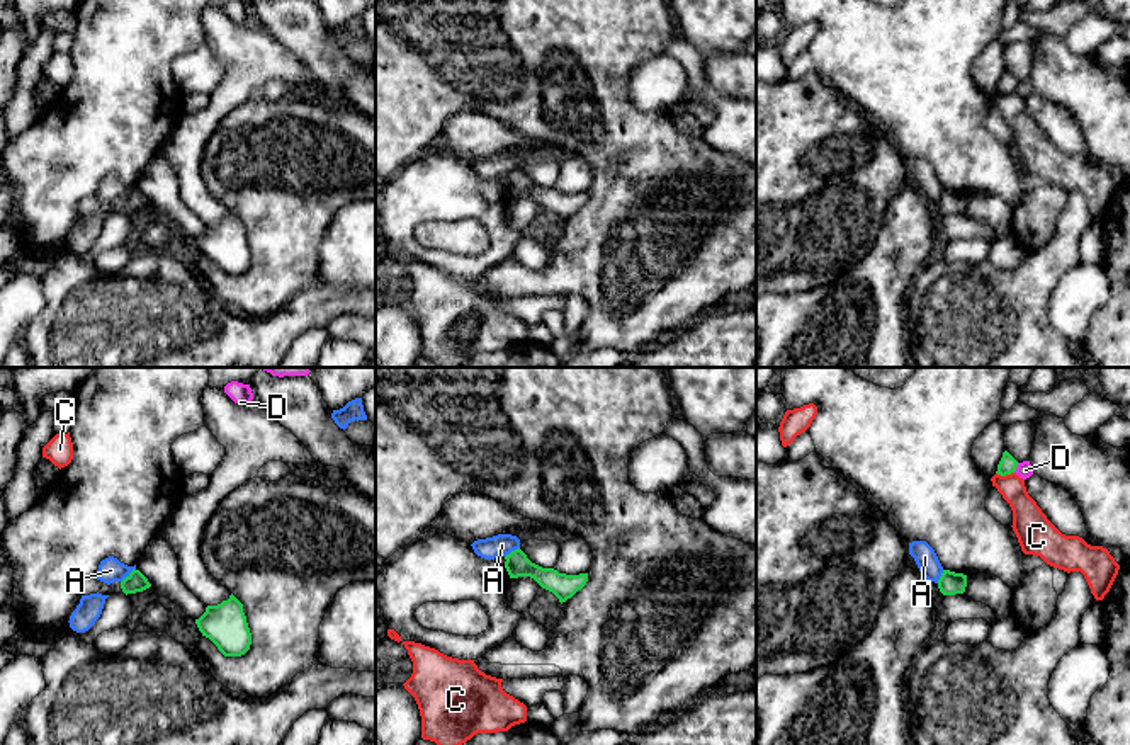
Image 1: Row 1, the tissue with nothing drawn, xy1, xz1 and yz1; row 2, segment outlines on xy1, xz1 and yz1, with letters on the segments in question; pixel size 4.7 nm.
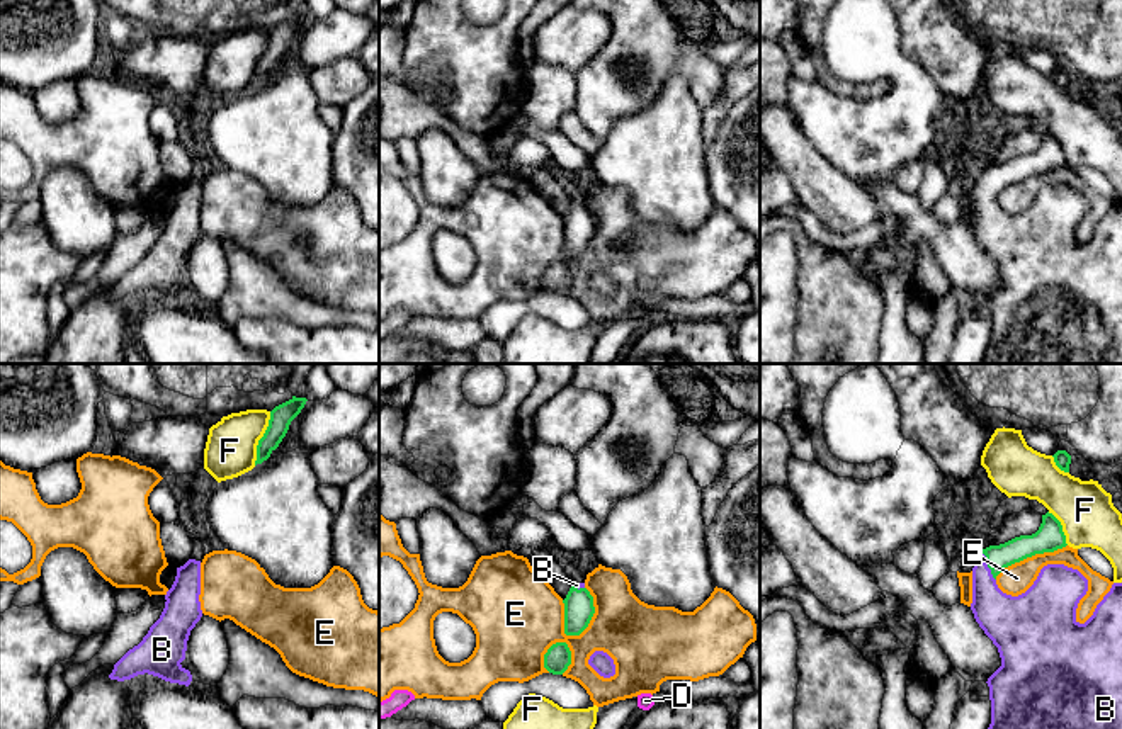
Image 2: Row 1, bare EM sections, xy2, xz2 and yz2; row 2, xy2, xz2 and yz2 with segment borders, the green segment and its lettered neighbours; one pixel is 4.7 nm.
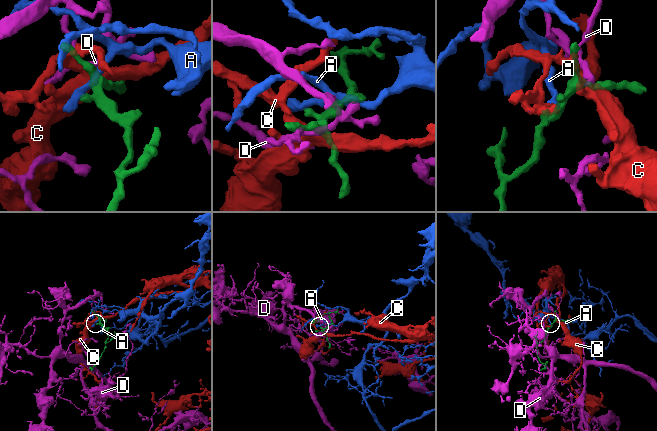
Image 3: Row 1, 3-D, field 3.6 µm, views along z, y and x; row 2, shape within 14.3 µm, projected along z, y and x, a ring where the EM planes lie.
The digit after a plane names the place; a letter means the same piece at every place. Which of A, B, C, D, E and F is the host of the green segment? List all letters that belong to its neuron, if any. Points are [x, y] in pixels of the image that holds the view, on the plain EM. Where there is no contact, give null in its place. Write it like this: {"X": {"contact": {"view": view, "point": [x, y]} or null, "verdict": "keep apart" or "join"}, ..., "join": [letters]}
{"A": {"contact": {"view": "xy1", "point": [129, 194]}, "verdict": "keep apart"}, "B": {"contact": {"view": "yz2", "point": [988, 186]}, "verdict": "join"}, "C": {"contact": {"view": "yz1", "point": [1005, 94]}, "verdict": "keep apart"}, "D": {"contact": {"view": "yz1", "point": [1016, 85]}, "verdict": "keep apart"}, "E": {"contact": {"view": "xz2", "point": [592, 235]}, "verdict": "keep apart"}, "F": {"contact": {"view": "xy2", "point": [260, 58]}, "verdict": "keep apart"}, "join": ["B"]}

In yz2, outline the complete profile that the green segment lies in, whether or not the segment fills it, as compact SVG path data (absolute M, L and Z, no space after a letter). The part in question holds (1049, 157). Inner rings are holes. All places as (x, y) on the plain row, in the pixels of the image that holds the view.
M1047 131L1035 153L983 168L972 187L971 229L1001 277L1001 285L986 301L991 343L984 364L1122 364L1122 202L1112 204L1085 243L1076 240L1076 228L1088 211L1088 199L1078 189L1047 184L1034 204L1018 216L1003 212L996 204L996 195L1005 187L1066 165L1061 141Z

